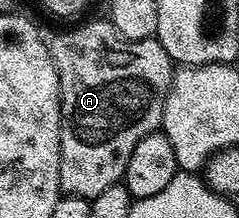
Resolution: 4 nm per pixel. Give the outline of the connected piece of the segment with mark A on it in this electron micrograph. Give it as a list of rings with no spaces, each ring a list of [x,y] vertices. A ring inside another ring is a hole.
[[[108,20],[85,22],[48,39],[51,60],[59,76],[61,93],[61,159],[59,184],[62,195],[93,199],[103,188],[118,185],[125,177],[127,160],[143,136],[161,130],[165,97],[173,83],[175,63],[156,37],[128,42]]]

